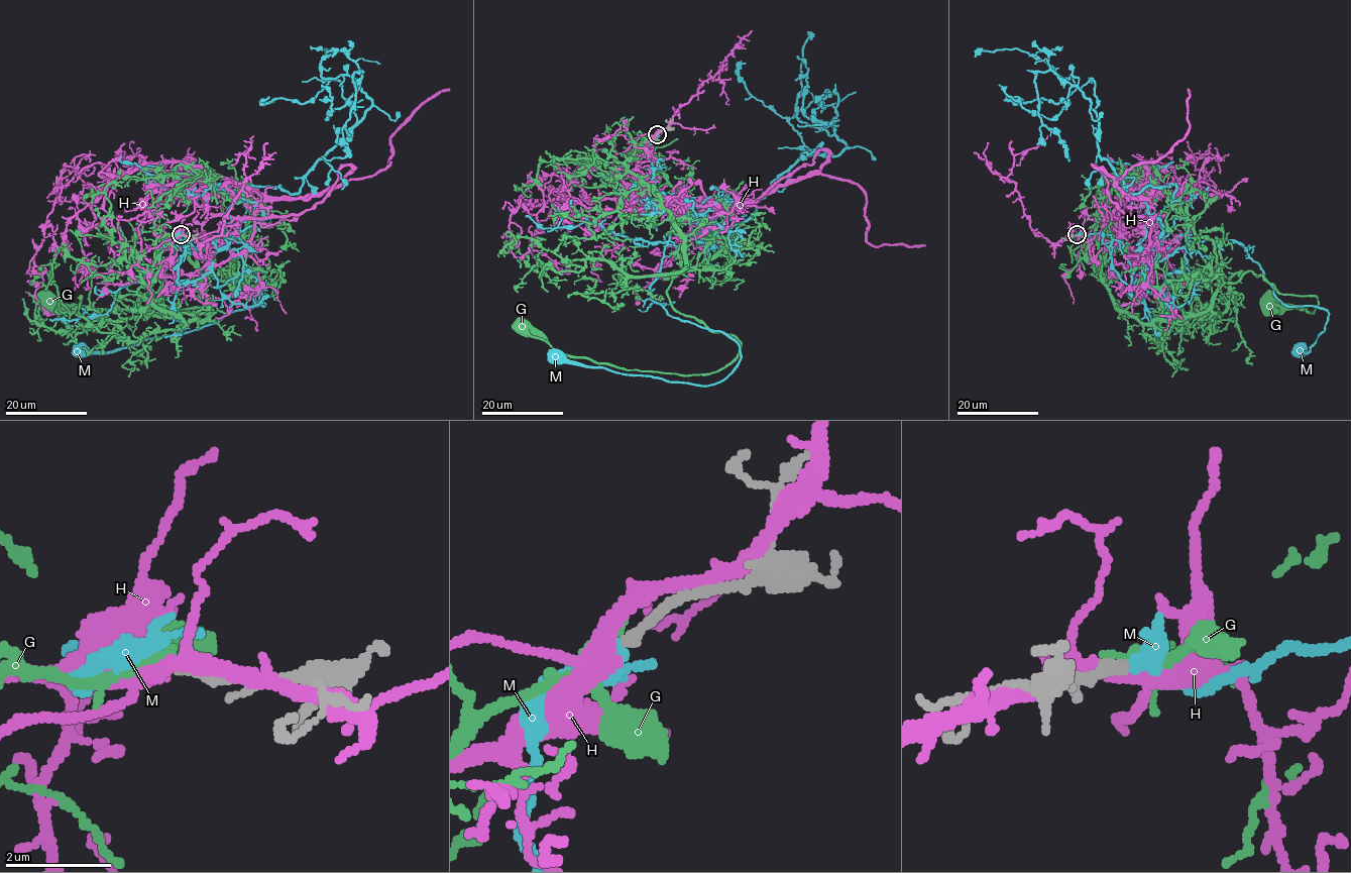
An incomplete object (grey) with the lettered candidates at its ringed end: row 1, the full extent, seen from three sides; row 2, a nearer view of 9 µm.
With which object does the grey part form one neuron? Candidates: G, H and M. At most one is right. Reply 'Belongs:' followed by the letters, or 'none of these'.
Belongs: M

